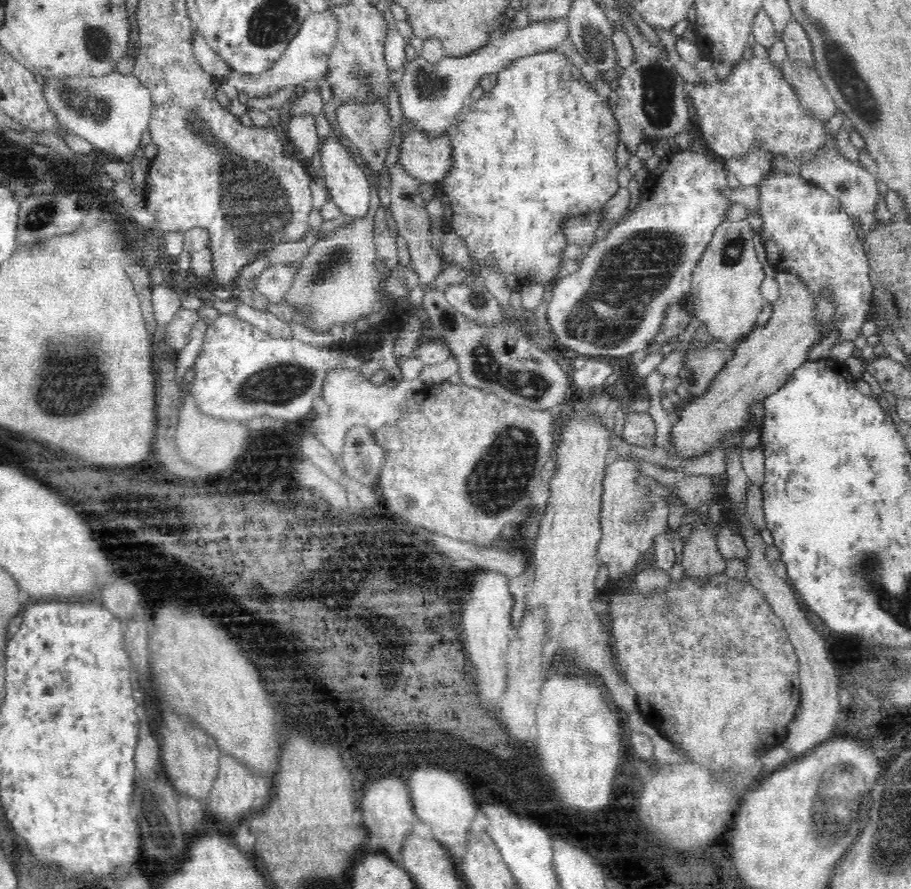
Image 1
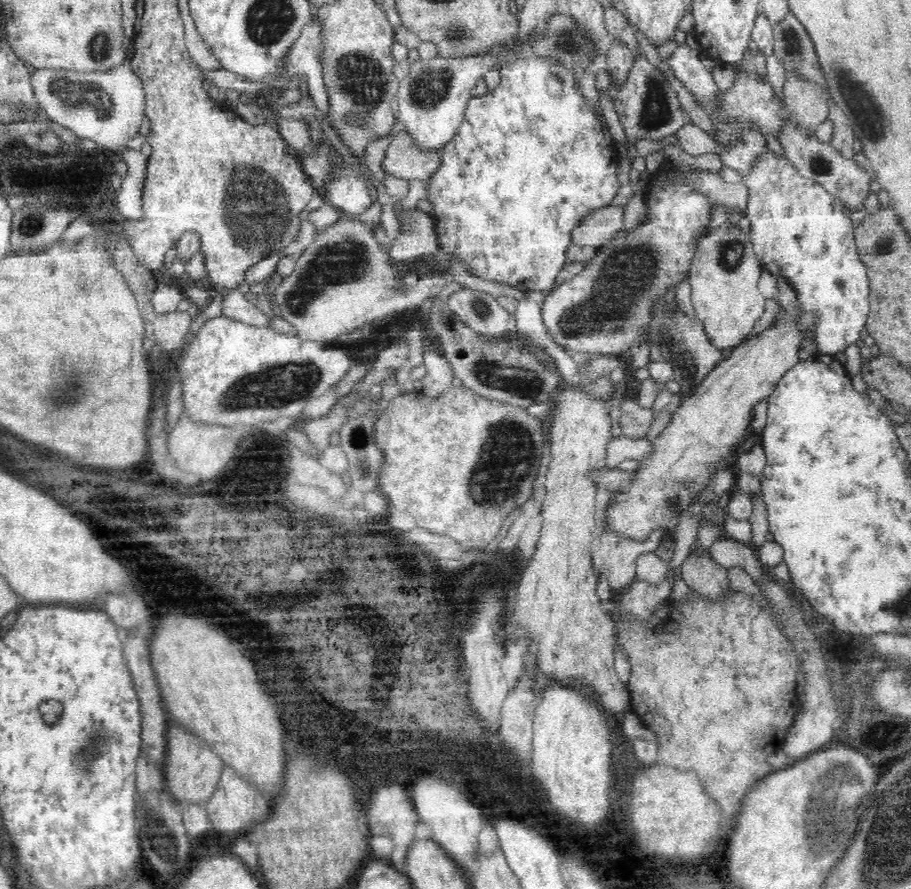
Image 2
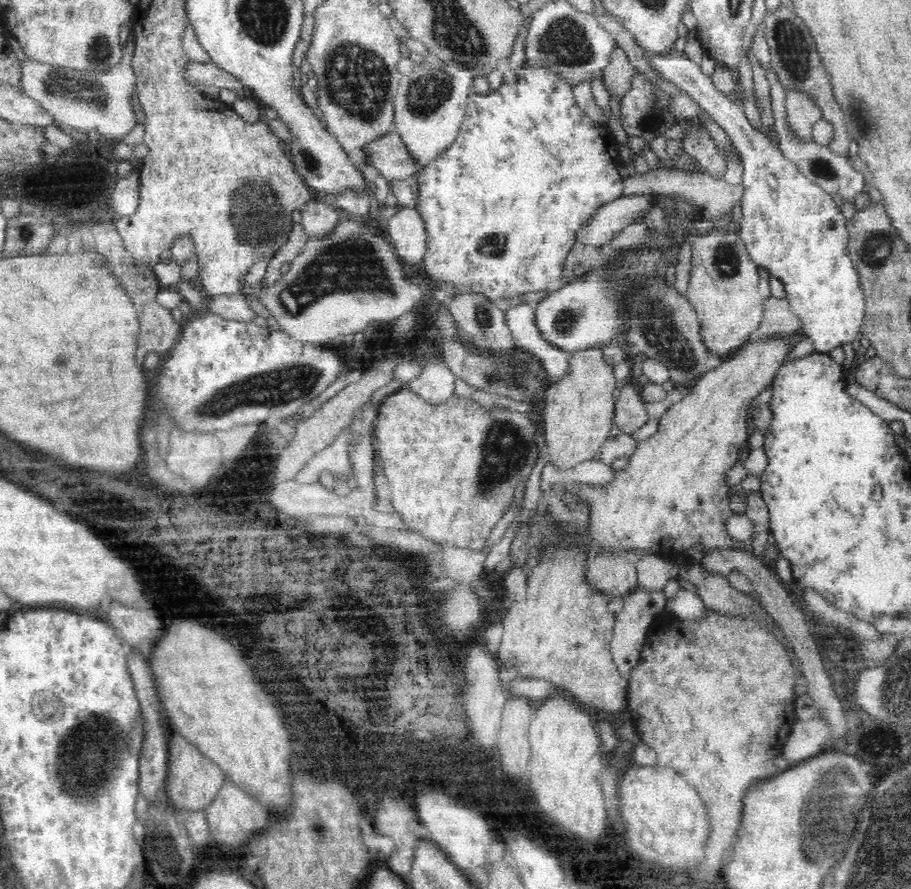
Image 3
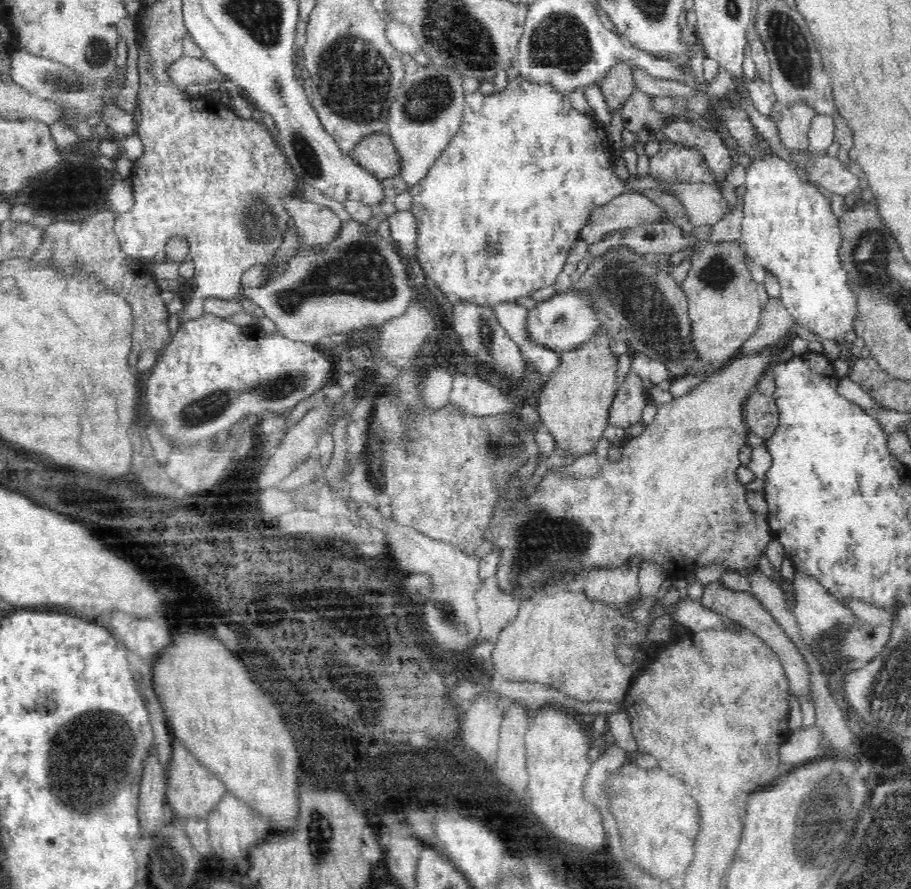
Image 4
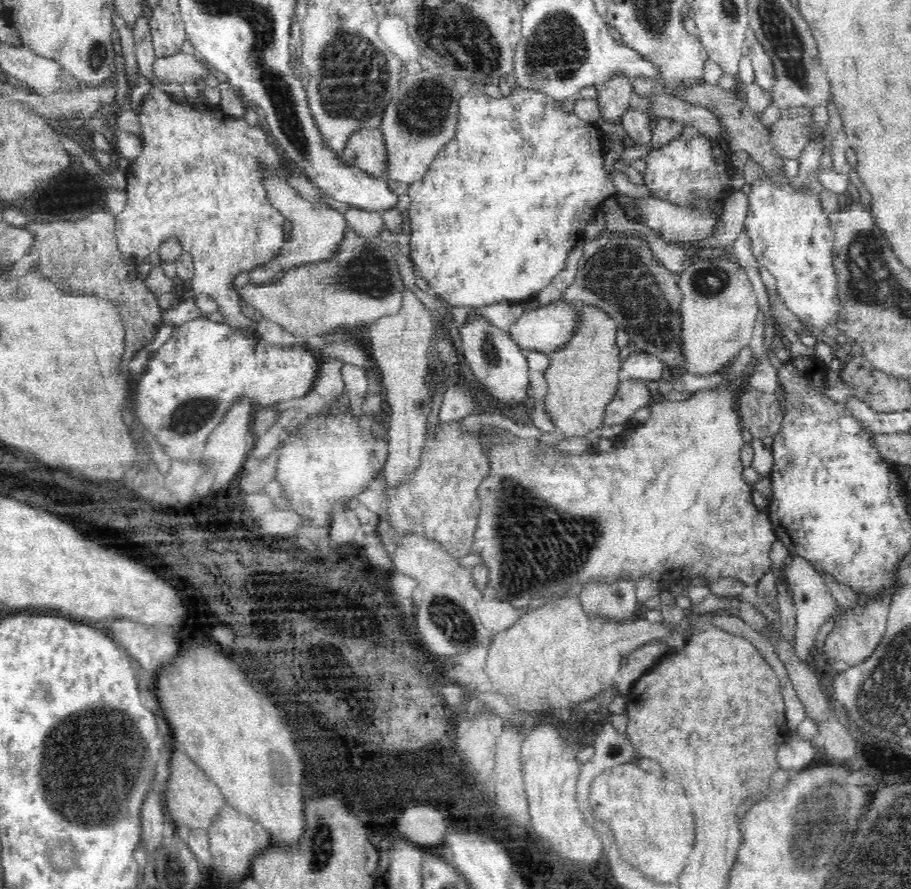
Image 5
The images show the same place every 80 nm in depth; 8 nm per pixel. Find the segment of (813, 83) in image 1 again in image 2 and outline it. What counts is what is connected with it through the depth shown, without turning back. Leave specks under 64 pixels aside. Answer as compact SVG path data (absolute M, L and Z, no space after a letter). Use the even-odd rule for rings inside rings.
M786 74L783 90L785 108L795 125L808 136L815 136L816 129L827 119L827 94L817 84L799 76Z

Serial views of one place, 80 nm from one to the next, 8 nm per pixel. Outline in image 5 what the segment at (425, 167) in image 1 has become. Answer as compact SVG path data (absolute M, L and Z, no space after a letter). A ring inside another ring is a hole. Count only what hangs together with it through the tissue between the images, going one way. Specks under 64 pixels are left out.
M374 127L354 129L348 135L338 157L344 164L359 168L372 178L382 178L386 172L383 138L379 129Z

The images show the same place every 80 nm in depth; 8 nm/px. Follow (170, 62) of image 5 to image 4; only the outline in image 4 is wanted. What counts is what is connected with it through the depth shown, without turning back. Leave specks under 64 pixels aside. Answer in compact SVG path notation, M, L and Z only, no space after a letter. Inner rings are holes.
M186 54L180 55L173 60L165 70L169 79L180 89L186 89L192 84L206 85L209 82L222 84L224 74L222 74L209 60L193 58Z

